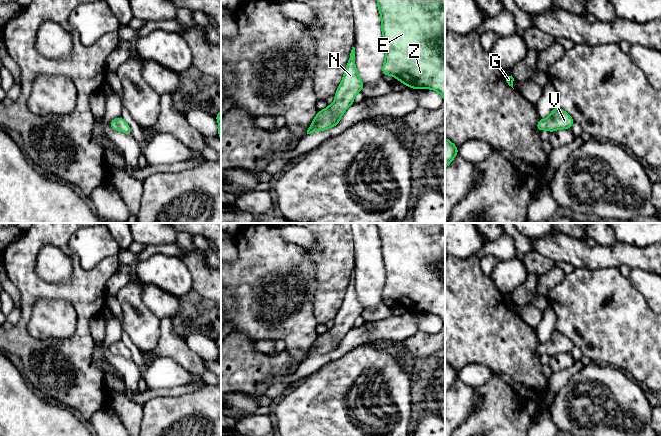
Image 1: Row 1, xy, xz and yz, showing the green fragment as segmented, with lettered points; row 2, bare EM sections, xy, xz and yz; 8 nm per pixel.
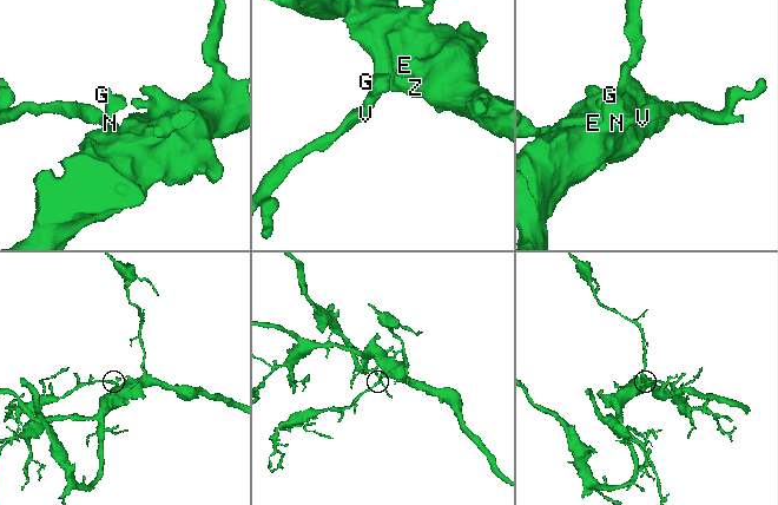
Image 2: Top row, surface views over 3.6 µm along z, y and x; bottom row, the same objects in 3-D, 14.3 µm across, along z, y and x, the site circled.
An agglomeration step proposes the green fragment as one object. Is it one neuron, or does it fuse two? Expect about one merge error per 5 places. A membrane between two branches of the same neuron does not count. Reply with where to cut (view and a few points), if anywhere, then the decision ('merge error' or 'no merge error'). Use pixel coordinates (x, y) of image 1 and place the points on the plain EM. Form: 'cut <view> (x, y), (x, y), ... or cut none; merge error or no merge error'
cut none; no merge error

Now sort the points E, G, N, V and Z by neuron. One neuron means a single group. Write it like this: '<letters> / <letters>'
E G N V Z

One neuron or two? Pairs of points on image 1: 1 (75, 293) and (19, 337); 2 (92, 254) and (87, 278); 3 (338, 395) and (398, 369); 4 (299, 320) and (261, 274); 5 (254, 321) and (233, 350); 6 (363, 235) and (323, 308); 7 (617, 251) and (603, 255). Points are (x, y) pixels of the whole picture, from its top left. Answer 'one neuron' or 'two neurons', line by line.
1: one neuron
2: two neurons
3: one neuron
4: one neuron
5: two neurons
6: two neurons
7: one neuron

